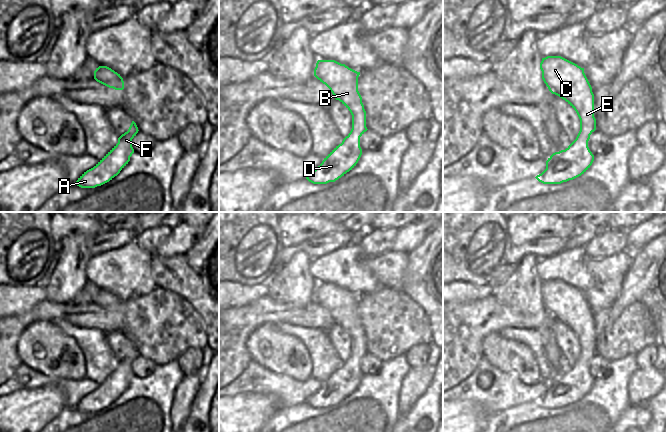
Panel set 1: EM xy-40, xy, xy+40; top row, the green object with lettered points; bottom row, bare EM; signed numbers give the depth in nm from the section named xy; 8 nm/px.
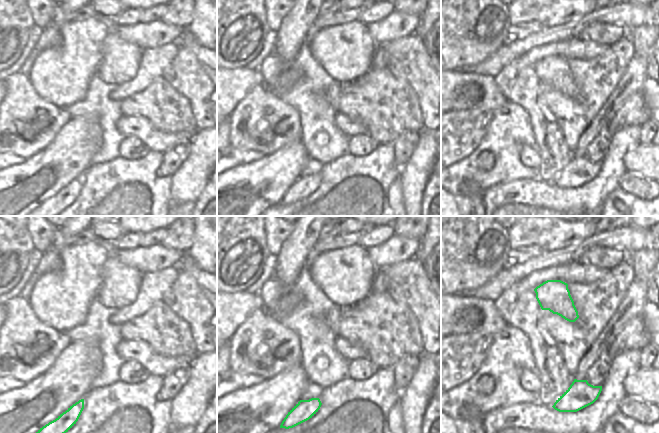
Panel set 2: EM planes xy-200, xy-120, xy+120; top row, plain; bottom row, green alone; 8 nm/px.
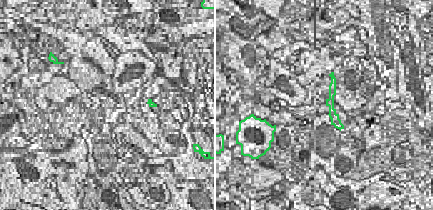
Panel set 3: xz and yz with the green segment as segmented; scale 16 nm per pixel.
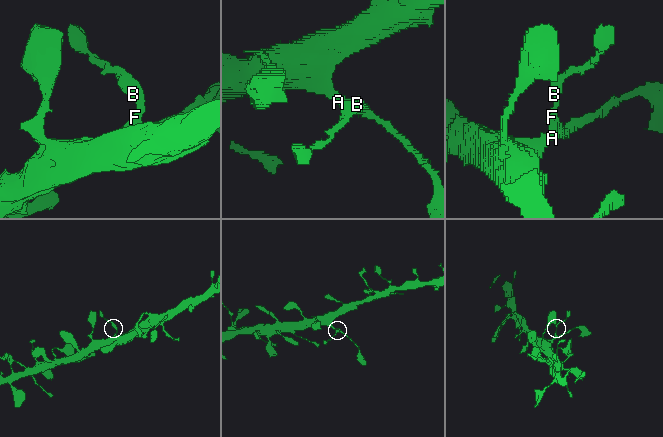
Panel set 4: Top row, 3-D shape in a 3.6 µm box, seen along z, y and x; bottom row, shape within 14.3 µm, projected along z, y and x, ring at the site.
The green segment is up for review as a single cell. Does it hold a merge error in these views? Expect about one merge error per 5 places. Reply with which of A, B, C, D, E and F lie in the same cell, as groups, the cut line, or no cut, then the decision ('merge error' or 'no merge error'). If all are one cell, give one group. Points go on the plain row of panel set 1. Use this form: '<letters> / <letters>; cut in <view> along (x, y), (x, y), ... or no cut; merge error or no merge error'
A B C D E F; no cut; no merge error

